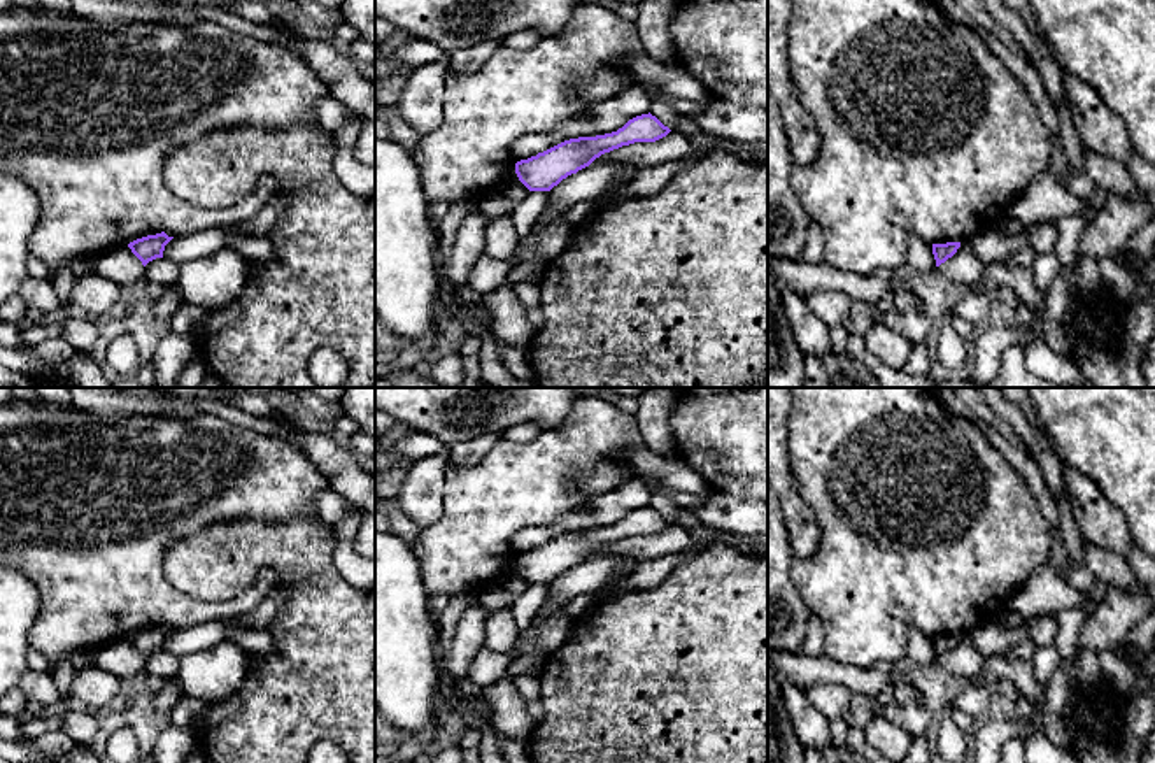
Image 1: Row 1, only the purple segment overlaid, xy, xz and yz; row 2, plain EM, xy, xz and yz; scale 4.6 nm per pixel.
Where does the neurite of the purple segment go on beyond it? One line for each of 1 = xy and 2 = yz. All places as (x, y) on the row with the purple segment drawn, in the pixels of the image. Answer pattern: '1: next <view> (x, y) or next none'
1: next none
2: next none

